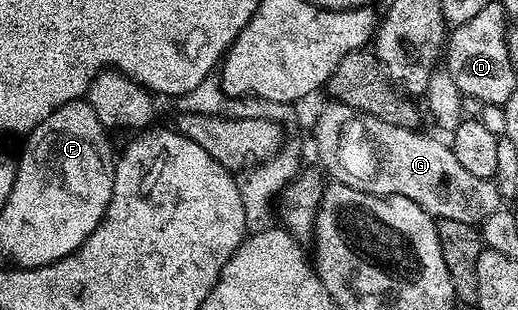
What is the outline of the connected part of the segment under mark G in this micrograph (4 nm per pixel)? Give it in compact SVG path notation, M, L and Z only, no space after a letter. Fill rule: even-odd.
M330 100L327 103L314 122L314 146L318 149L319 160L328 169L335 170L338 173L335 175L341 176L349 185L383 196L399 194L405 198L411 198L413 202L422 202L427 190L432 197L439 198L439 210L436 210L439 219L451 218L461 222L480 224L489 214L500 209L496 182L468 172L460 164L460 160L456 160L453 149L447 143L445 146L440 139L433 138L430 134L422 134L423 132L409 130L403 126L393 126L380 118L373 116L365 118L359 111L345 106L342 102ZM366 154L370 154L370 174L366 171Z

